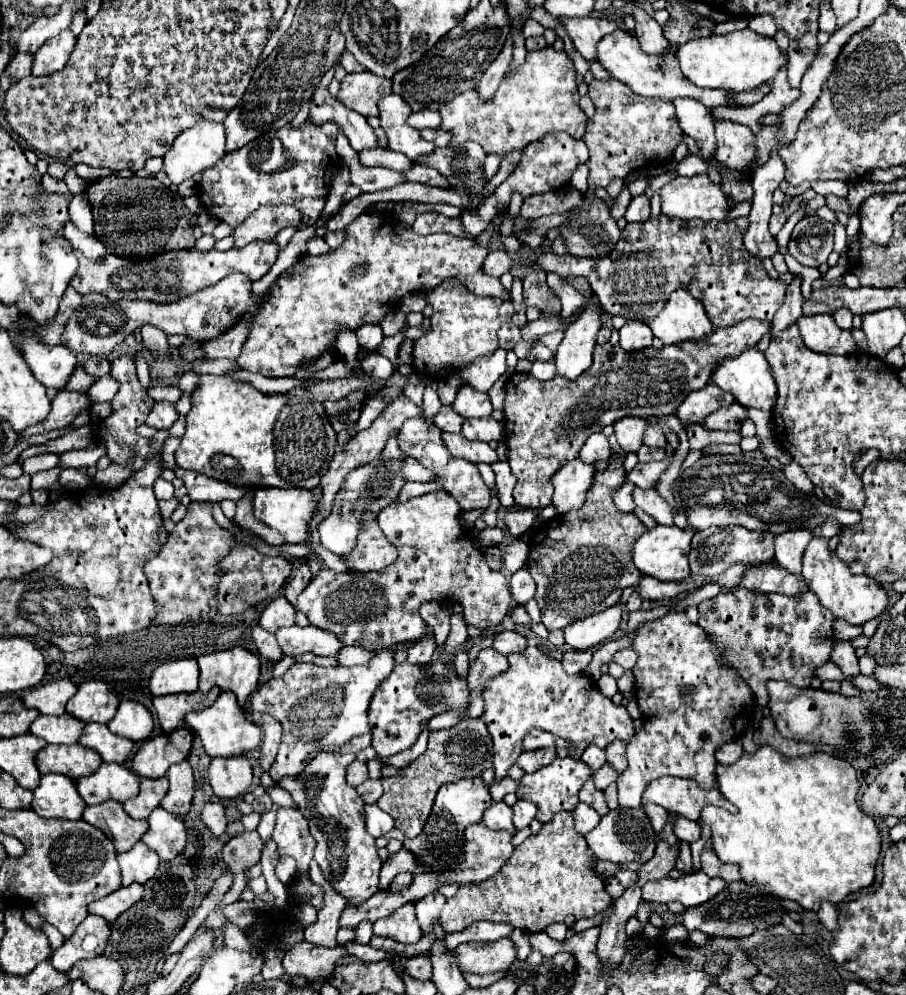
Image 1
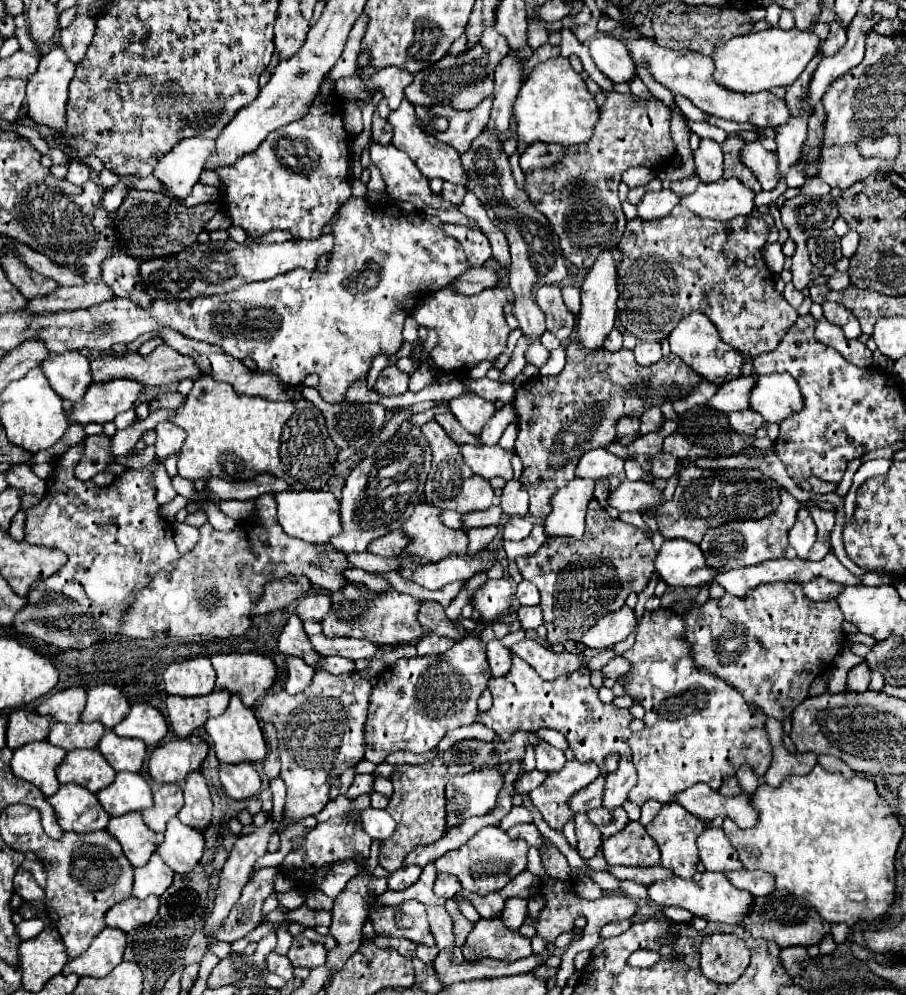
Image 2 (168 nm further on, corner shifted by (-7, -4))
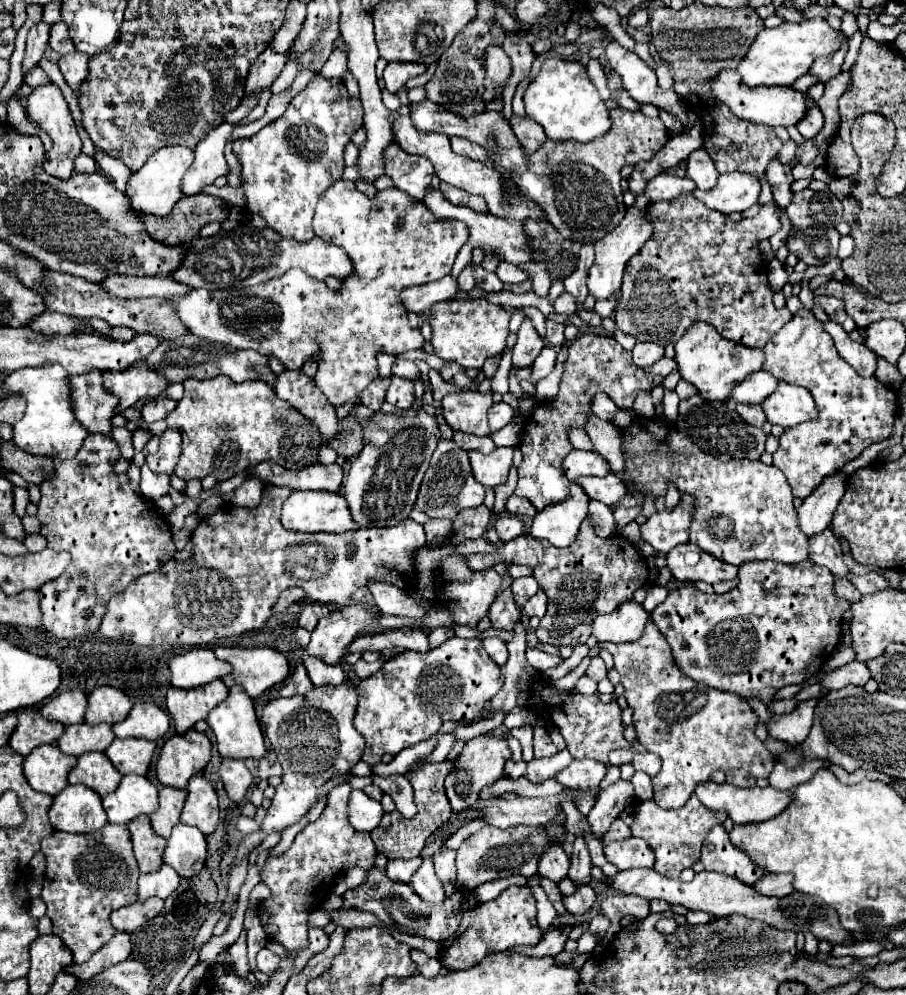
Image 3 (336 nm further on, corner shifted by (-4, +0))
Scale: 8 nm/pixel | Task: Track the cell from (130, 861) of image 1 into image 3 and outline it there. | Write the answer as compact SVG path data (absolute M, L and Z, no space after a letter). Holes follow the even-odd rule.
M162 864L158 872L154 874L140 874L138 878L138 898L140 902L144 902L150 896L158 896L158 898L168 898L176 888L178 888L180 876L176 874L176 870L172 870L172 866Z

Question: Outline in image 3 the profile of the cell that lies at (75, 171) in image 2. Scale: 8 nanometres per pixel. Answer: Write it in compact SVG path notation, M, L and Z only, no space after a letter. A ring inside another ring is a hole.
M80 154L80 156L76 158L76 162L74 162L74 172L78 172L78 174L92 174L94 170L96 170L94 158L90 158L90 156L86 156L86 154Z

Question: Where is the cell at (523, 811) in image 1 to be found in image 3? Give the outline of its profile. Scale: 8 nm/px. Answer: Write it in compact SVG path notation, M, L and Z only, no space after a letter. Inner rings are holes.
M477 819L463 826L455 834L449 837L444 843L442 848L446 849L458 849L462 842L468 838L471 834L477 832L485 825L485 821Z

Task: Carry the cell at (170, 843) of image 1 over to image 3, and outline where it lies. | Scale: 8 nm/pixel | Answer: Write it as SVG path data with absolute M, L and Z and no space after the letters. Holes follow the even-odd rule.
M178 822L172 828L164 850L164 864L172 866L180 876L192 878L204 868L206 860L206 838L204 834L188 824Z

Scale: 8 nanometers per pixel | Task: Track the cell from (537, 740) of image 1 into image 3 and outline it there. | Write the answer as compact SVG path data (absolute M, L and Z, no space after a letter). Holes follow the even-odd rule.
M444 760L444 762L434 762L434 764L418 764L412 772L406 774L406 778L410 780L412 788L414 788L414 802L418 806L418 814L414 818L404 818L400 812L388 812L384 814L380 826L376 830L370 832L374 844L376 844L376 850L380 854L384 854L388 860L410 860L414 856L420 856L422 848L424 848L424 842L426 838L438 830L440 826L444 826L450 816L452 816L452 810L450 810L450 802L446 798L446 792L444 792L444 780L448 776L448 772L454 768L454 760Z

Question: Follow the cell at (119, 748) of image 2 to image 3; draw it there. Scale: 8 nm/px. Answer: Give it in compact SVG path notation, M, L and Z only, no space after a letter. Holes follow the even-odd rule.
M114 738L112 746L104 752L108 760L114 764L114 768L120 774L146 774L152 754L156 750L156 742L142 740L142 738L126 738L118 740Z

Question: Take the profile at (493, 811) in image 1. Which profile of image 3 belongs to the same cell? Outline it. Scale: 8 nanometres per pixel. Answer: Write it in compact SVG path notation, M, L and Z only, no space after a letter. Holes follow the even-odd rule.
M560 844L548 846L548 850L544 850L544 854L540 856L540 862L538 862L538 874L542 878L550 878L554 882L560 882L562 878L566 878L568 868L570 868L570 858L566 856L566 852L562 850Z

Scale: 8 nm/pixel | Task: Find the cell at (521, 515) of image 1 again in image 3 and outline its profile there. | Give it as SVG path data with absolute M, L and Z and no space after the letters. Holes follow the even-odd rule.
M504 514L494 522L494 530L498 532L498 536L502 538L502 542L508 542L520 534L524 534L524 524L520 518Z

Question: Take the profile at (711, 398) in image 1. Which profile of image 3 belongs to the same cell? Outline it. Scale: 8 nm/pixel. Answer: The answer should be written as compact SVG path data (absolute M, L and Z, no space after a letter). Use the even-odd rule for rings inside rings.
M758 370L748 374L748 378L744 378L744 382L738 382L732 388L730 400L728 402L742 402L742 404L760 404L766 396L770 396L776 390L776 382L774 376Z

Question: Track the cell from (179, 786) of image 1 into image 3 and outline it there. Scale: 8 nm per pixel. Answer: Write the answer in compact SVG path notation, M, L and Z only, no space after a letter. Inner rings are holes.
M202 774L190 778L188 798L180 820L184 824L196 826L202 834L212 834L218 824L218 798L214 788Z

